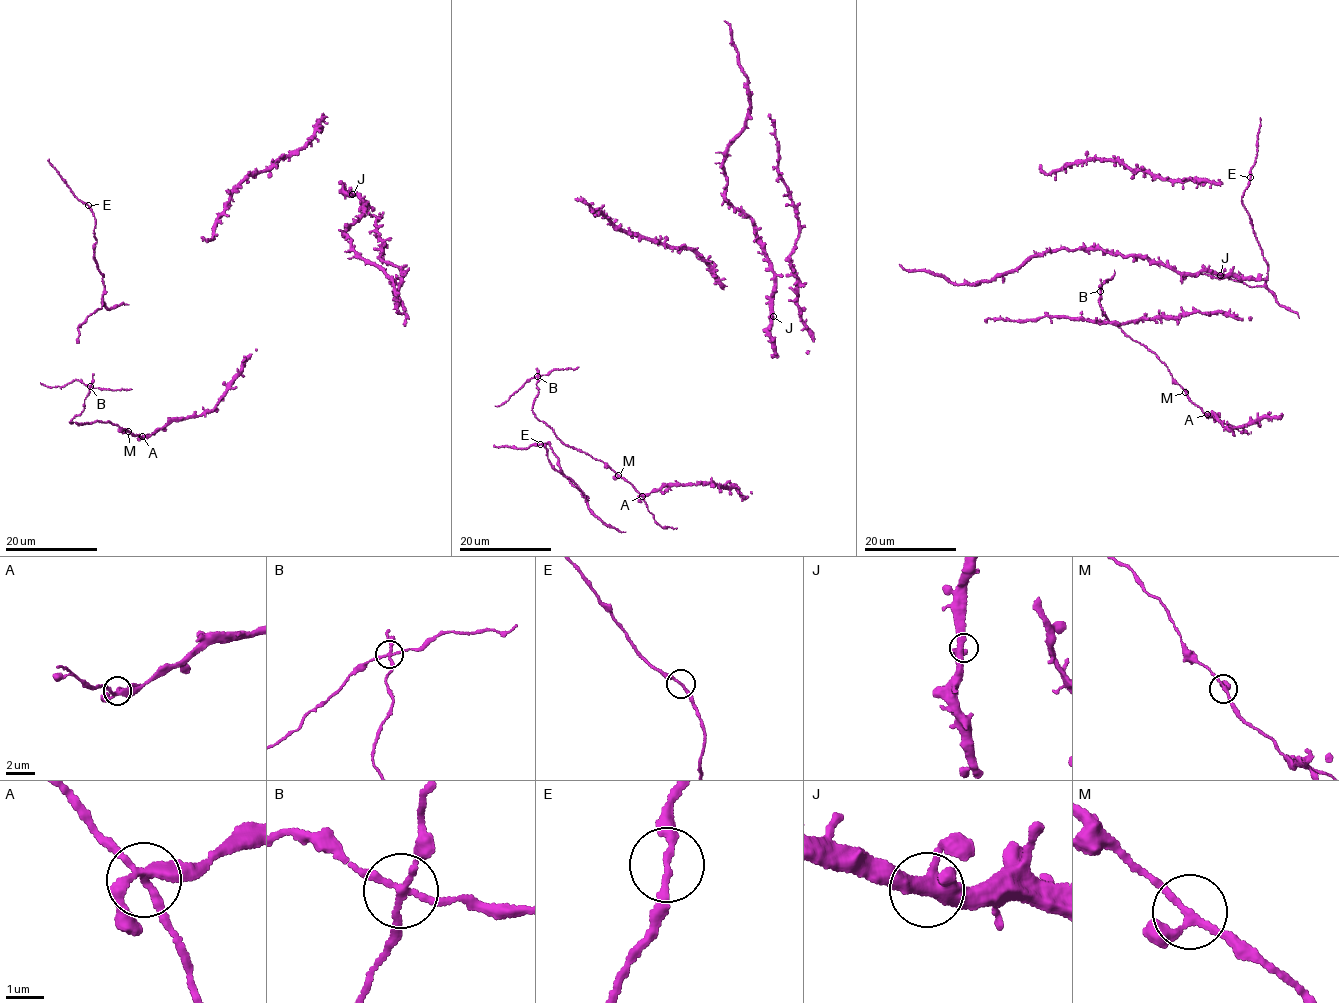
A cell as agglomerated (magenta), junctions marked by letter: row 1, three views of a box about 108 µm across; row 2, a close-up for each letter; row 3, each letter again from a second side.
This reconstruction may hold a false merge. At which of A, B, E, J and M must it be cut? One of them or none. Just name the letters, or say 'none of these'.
B

